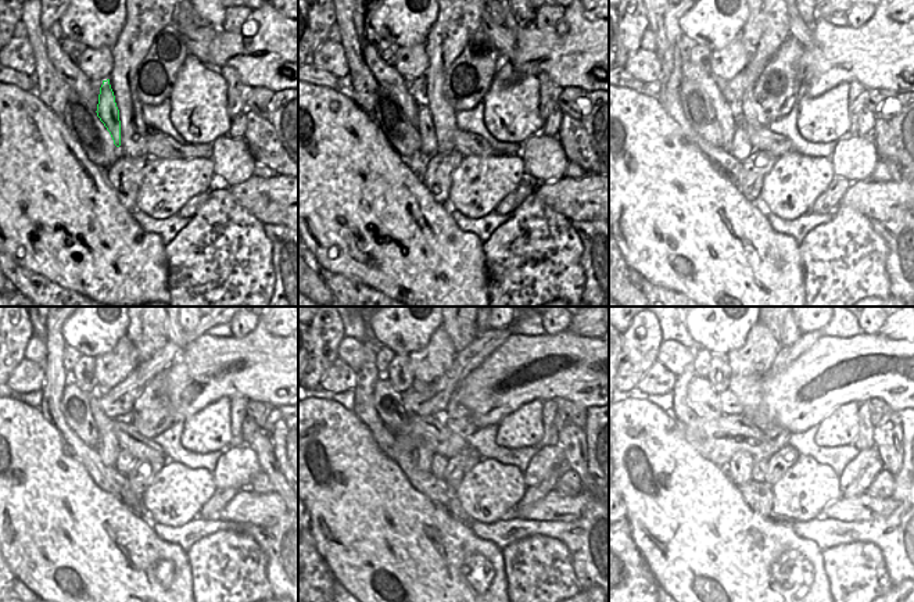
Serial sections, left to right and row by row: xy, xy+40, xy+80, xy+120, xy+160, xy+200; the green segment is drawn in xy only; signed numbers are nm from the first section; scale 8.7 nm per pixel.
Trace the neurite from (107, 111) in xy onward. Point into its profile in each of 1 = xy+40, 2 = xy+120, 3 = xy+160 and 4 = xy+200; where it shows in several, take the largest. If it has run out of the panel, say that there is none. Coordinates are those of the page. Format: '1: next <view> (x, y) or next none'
1: next xy+40 (427, 133)
2: next xy+120 (125, 461)
3: next xy+160 (438, 463)
4: next xy+200 (759, 468)

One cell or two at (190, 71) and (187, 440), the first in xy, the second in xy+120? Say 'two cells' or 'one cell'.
one cell

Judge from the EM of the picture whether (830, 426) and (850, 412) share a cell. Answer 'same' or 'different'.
same

